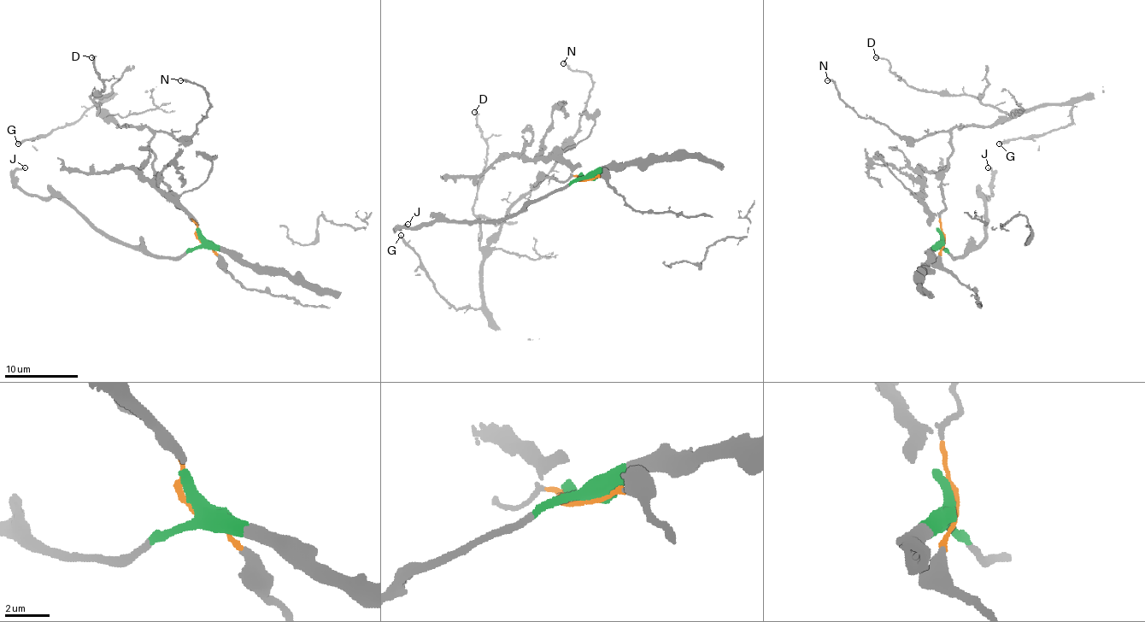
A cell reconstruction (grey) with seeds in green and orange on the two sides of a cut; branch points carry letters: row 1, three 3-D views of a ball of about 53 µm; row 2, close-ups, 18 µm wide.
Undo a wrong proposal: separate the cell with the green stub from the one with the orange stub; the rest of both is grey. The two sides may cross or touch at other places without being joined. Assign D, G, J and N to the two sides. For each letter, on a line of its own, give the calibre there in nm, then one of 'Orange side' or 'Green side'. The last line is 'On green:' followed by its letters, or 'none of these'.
D: Thickness 200 nm. Orange side
G: Thickness 240 nm. Orange side
J: Thickness 180 nm. Green side
N: Thickness 130 nm. Orange side
On green: J

